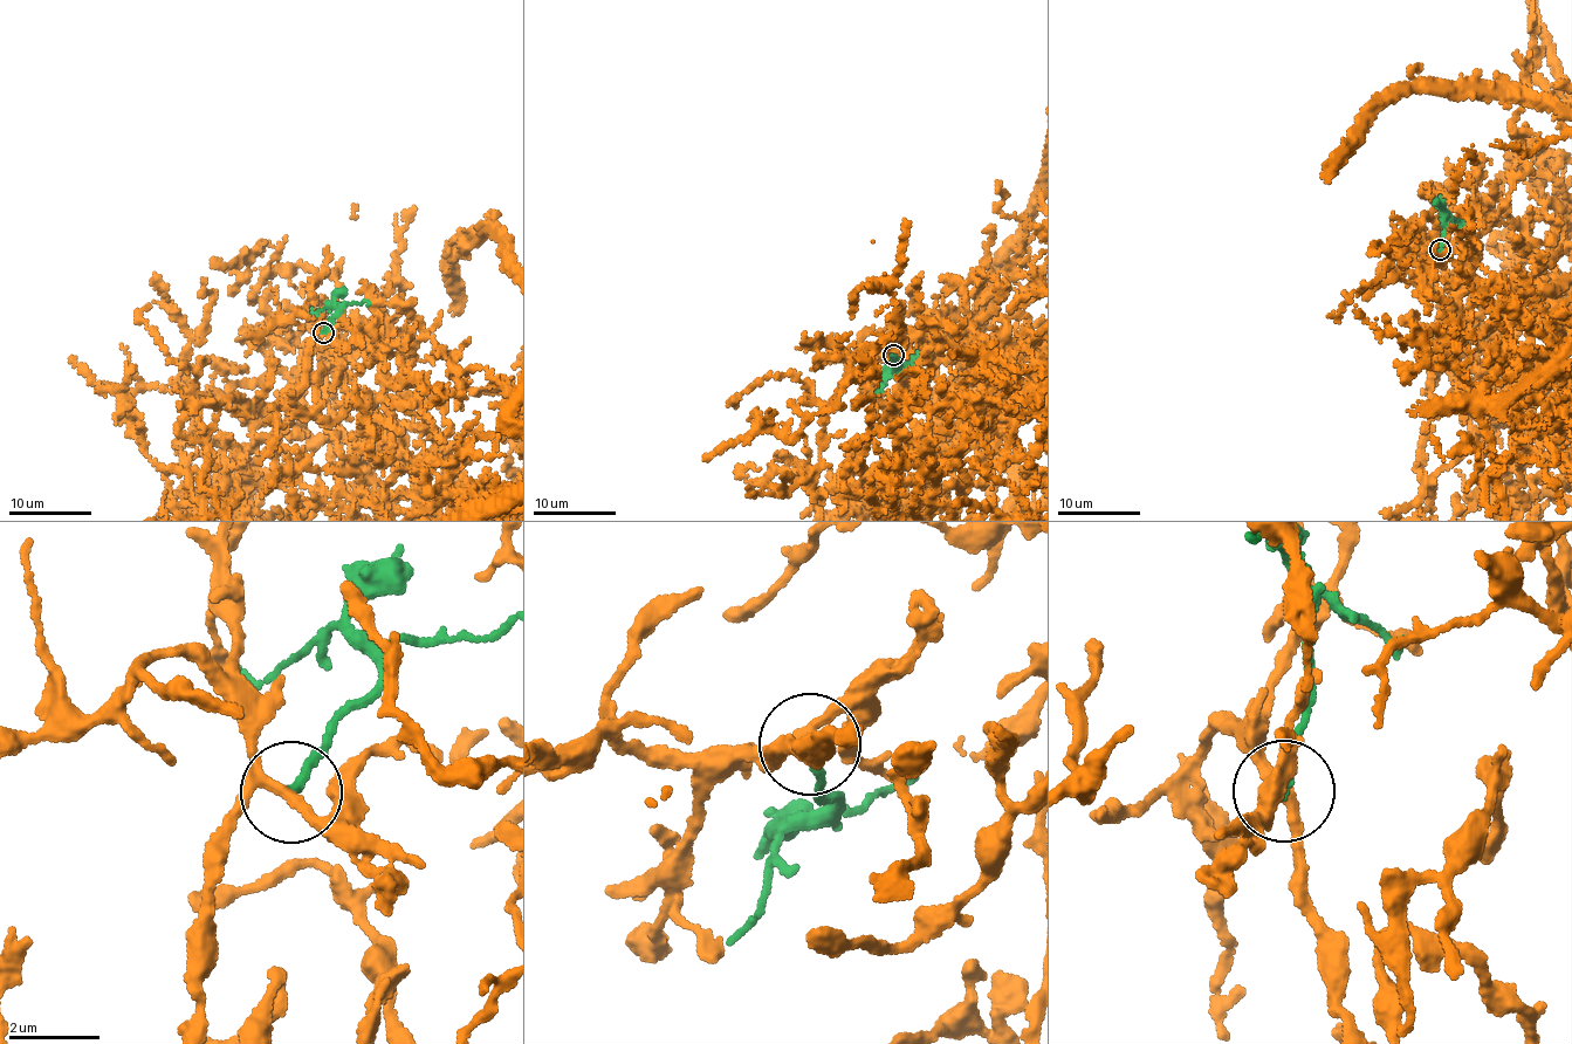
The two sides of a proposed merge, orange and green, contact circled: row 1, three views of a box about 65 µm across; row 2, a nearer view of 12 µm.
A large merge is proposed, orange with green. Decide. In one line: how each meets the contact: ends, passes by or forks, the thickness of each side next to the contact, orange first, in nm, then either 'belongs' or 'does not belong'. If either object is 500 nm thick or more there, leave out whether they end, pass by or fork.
orange forks; green ends; calibres 200 and 220 nm; does not belong

